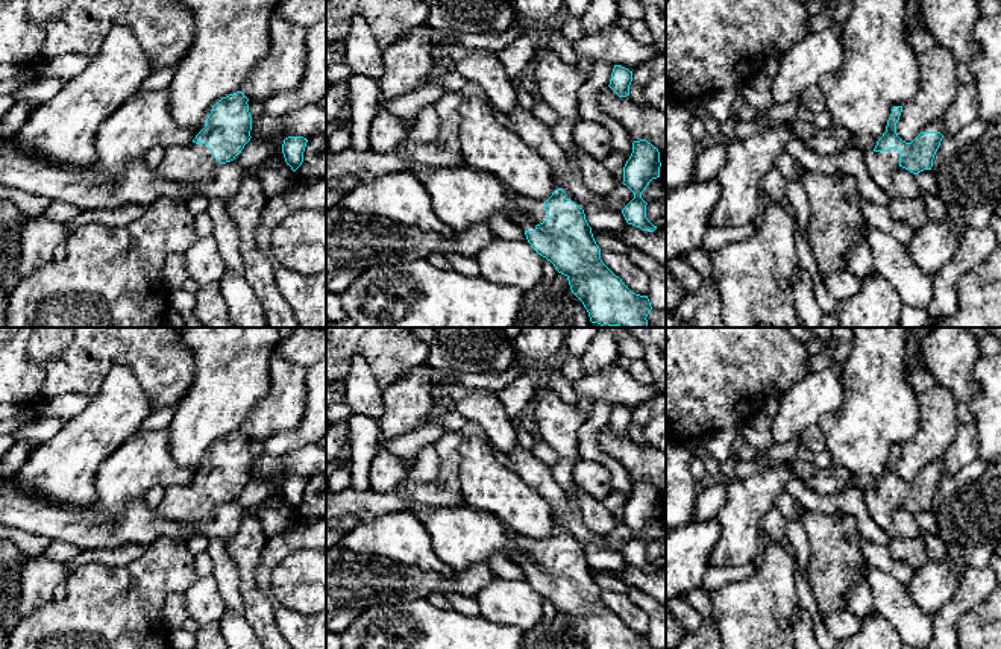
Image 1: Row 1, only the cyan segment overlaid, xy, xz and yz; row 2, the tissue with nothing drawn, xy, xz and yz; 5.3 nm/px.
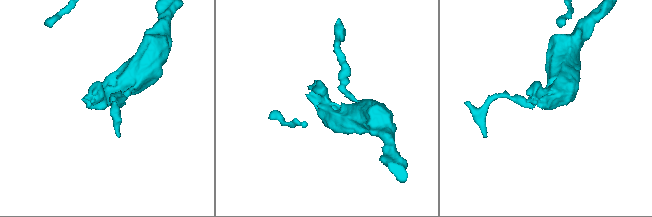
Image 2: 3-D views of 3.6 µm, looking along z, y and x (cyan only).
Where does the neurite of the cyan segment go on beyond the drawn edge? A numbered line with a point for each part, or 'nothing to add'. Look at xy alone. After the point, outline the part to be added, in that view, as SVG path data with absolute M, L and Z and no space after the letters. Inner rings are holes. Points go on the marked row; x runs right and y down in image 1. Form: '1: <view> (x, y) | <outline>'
1: xy (191, 164) | M191 141L167 147L162 162L155 170L182 187L202 187L211 180L218 165L208 146Z

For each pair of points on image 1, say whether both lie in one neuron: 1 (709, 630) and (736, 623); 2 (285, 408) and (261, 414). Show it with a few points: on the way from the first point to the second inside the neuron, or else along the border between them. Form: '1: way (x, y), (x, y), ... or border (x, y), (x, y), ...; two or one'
1: border (712, 616), (719, 633); two
2: way (279, 410), (267, 414); one

